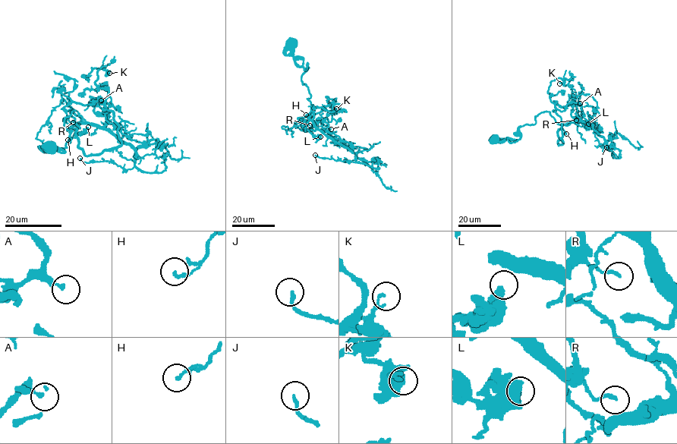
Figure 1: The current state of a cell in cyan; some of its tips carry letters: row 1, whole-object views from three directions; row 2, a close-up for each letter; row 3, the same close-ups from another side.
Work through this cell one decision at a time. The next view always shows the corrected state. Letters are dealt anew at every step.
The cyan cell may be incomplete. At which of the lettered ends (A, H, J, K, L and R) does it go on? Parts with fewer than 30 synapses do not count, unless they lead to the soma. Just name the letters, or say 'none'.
none

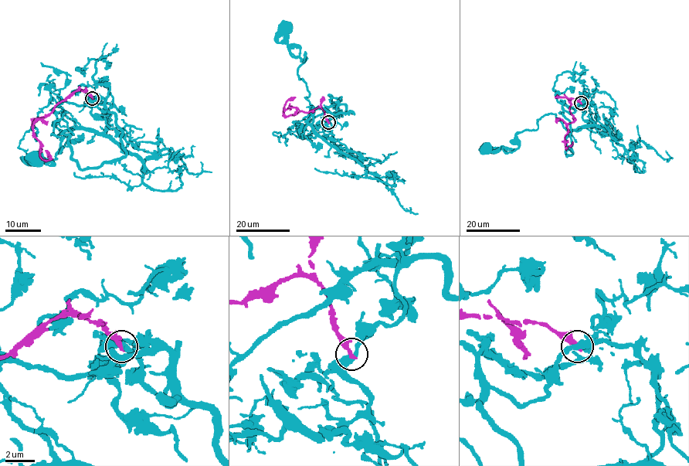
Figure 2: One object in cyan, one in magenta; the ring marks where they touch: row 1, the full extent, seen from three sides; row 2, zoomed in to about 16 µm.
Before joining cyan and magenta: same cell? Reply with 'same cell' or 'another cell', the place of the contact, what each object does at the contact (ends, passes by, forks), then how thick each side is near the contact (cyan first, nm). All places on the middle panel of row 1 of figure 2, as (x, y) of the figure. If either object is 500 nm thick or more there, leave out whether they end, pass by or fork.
another cell | (328, 122) | cyan passes by | magenta ends | 400/320 nm

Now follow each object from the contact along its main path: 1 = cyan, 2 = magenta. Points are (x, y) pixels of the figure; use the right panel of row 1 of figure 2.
1: (580, 103), (563, 113), (571, 154), (571, 130), (554, 113), (518, 133), (514, 151), (487, 148)
2: (580, 103), (566, 96), (574, 119), (567, 127), (564, 137), (565, 149), (573, 141)

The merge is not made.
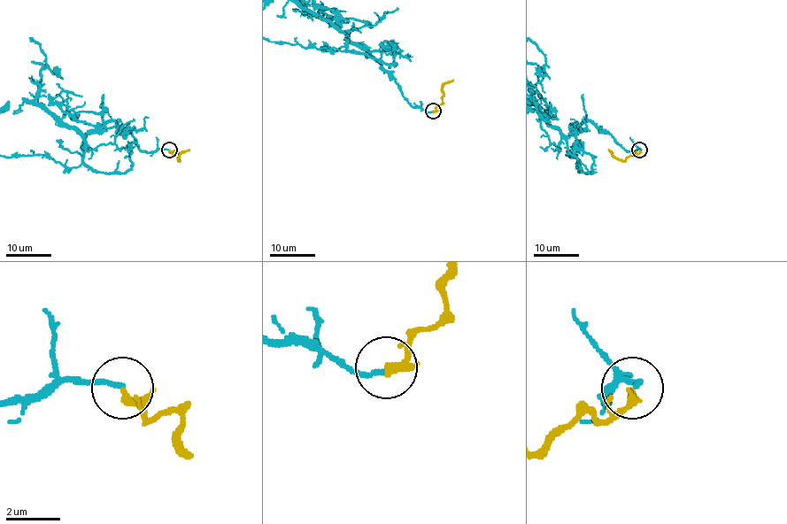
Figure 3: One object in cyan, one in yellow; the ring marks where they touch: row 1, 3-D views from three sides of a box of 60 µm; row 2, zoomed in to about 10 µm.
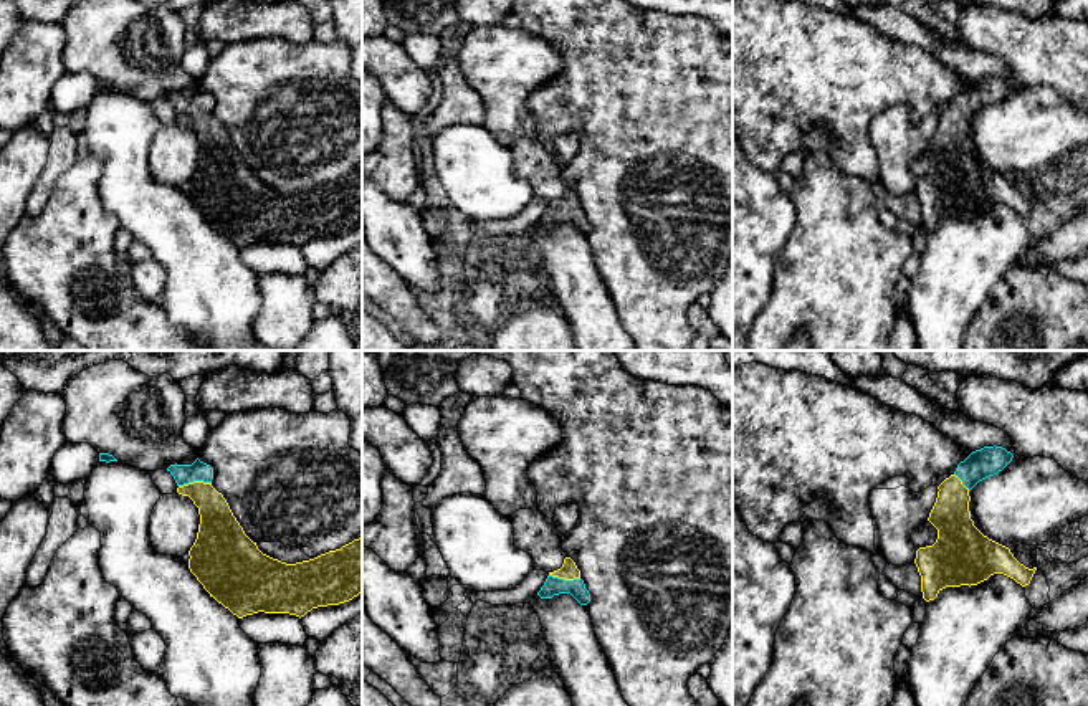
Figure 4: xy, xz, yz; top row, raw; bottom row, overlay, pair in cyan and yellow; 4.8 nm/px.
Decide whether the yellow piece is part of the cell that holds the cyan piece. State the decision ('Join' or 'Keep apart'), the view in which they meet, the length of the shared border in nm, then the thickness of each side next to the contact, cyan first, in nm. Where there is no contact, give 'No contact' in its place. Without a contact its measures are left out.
Join. Touches cyan in xy. Shared border 160 nm. Thickness 100 nm (cyan) against 180 nm

